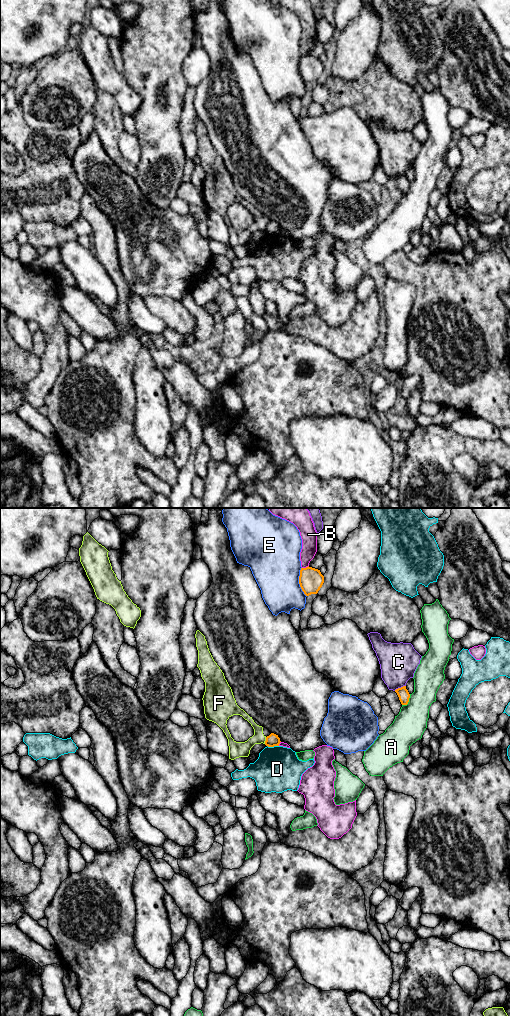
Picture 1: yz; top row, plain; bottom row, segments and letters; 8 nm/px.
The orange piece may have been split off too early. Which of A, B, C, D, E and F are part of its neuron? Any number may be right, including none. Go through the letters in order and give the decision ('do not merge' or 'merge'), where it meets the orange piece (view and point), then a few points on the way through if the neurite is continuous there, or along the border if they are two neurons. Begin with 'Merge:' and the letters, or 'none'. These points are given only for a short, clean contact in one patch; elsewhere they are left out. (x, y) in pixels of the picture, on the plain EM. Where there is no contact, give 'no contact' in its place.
Merge: none
A: do not merge | yz (408, 189)
B: do not merge | yz (306, 55)
C: do not merge | yz (399, 176)
D: do not merge | yz (273, 234)
E: do not merge | yz (299, 70)
F: do not merge | yz (266, 228)

